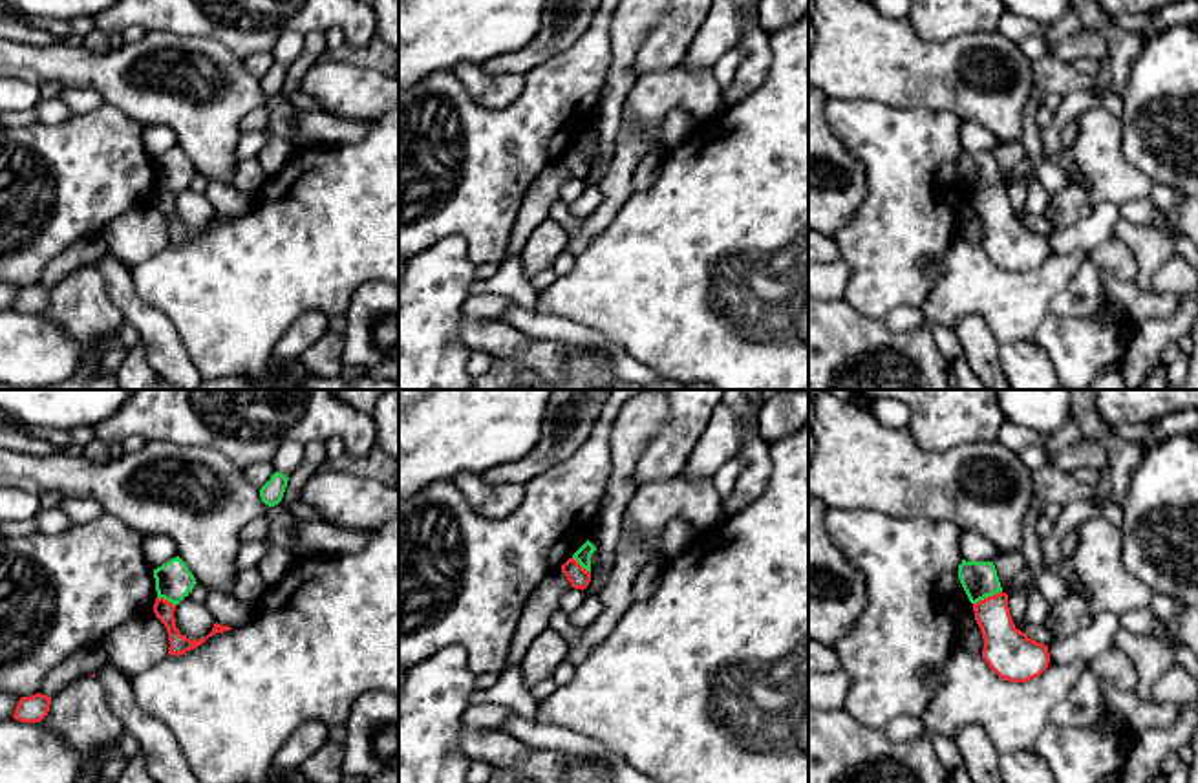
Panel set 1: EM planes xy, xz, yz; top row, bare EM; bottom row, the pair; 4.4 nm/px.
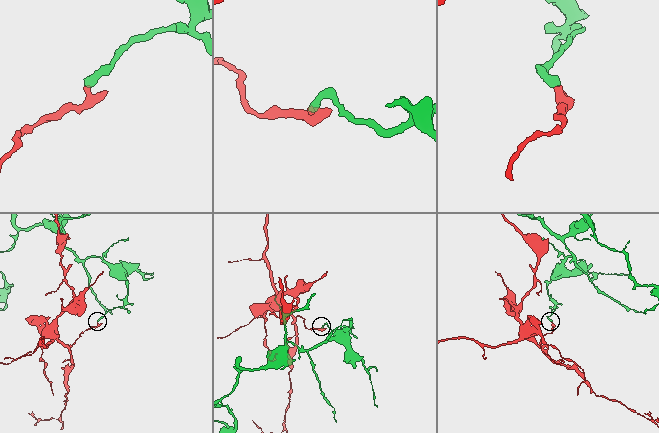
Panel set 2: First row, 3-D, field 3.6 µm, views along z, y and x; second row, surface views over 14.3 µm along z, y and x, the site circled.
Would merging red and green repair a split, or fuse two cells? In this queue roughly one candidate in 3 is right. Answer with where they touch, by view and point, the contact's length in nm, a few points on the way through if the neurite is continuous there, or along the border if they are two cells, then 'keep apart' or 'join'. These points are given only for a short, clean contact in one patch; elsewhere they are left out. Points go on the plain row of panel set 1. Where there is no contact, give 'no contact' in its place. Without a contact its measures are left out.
yz (988, 187) | 140 nm | along yz (1001, 180), (973, 194) | keep apart

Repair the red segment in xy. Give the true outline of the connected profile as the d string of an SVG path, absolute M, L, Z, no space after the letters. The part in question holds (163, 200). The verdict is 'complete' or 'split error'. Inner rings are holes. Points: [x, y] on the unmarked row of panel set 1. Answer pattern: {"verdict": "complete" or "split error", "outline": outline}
{"verdict": "complete", "outline": "M155 188L154 203L165 214L165 218L168 221L168 231L170 231L168 245L183 245L194 238L201 236L214 223L223 223L223 221L232 220L229 216L221 216L216 212L212 221L207 227L203 227L199 231L190 231L185 225L181 225L179 220L176 218L174 201L176 201L176 196L172 192L168 192L165 188Z"}

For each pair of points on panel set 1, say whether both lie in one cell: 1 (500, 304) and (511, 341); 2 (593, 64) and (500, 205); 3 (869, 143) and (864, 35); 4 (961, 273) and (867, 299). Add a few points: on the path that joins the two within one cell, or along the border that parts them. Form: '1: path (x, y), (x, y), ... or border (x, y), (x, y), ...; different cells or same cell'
1: border (463, 311), (472, 317), (502, 322); different cells
2: path (558, 99), (556, 107), (500, 163), (500, 171); same cell
3: border (829, 96), (882, 101), (909, 108); different cells
4: border (950, 244), (920, 260), (930, 278), (920, 310); different cells

